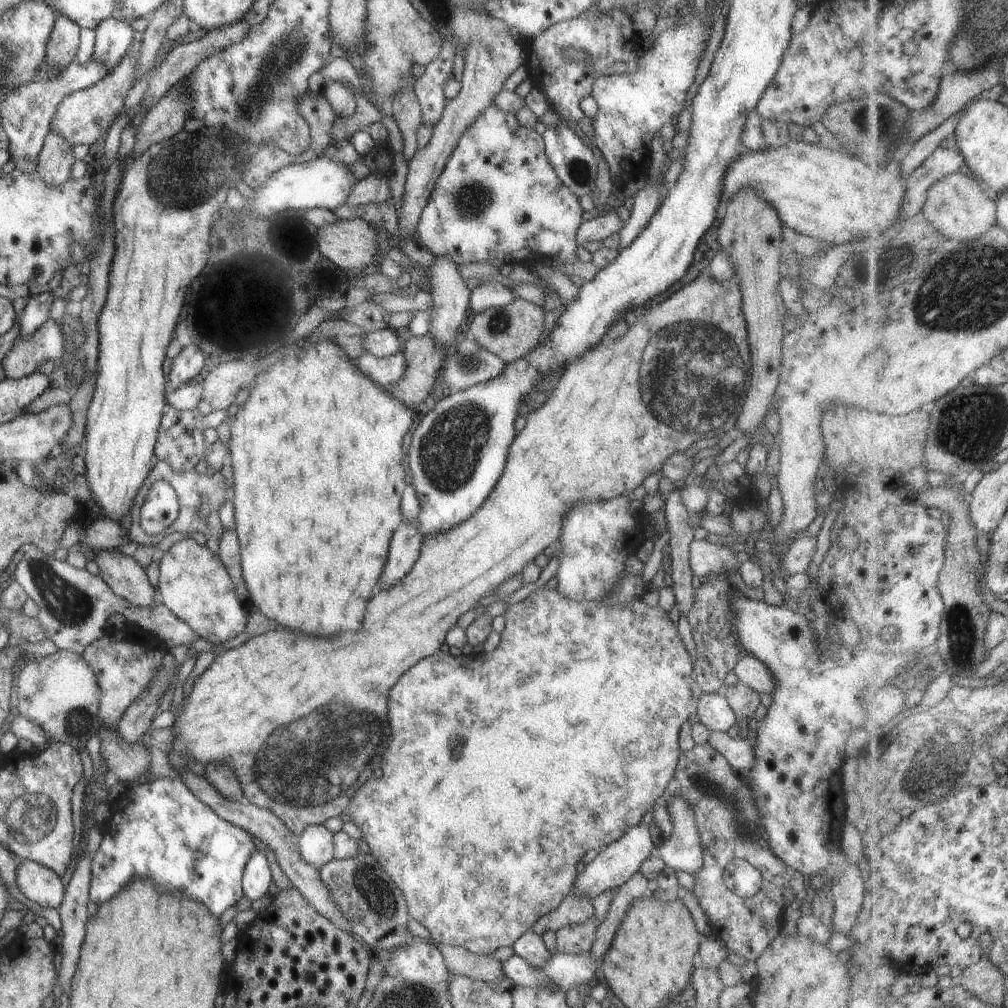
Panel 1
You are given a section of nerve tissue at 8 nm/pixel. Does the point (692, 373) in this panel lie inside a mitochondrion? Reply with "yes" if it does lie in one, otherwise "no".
yes

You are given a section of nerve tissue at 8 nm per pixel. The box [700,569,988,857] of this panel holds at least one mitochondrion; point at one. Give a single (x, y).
(932, 774)

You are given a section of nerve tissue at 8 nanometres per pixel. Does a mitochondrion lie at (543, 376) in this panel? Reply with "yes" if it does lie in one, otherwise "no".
no

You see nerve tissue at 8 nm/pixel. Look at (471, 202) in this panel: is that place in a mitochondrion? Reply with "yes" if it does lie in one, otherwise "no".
yes

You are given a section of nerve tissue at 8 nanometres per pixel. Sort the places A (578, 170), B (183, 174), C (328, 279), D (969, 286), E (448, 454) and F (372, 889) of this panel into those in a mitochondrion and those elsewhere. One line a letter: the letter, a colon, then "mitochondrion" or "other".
A: mitochondrion
B: mitochondrion
C: other
D: mitochondrion
E: mitochondrion
F: mitochondrion

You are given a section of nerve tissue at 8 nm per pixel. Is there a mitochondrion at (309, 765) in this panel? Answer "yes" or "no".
yes

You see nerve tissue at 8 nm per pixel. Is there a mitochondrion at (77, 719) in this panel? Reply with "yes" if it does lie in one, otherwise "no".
yes

